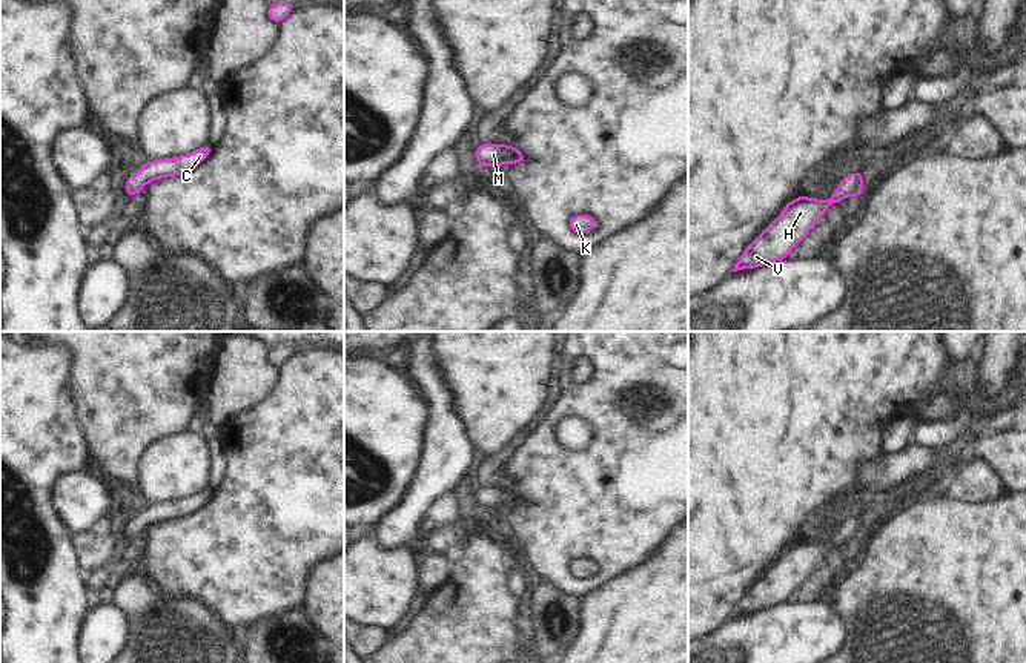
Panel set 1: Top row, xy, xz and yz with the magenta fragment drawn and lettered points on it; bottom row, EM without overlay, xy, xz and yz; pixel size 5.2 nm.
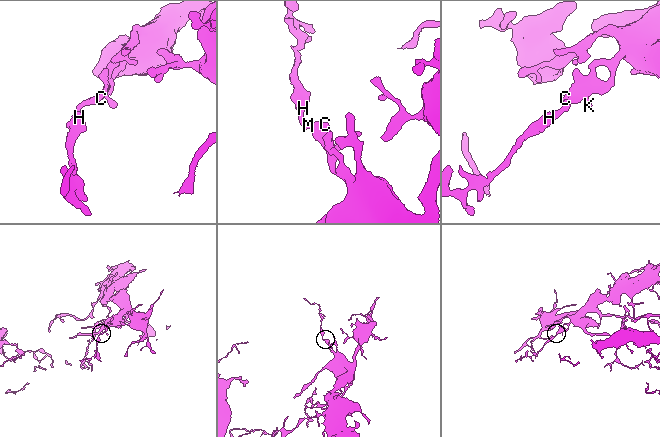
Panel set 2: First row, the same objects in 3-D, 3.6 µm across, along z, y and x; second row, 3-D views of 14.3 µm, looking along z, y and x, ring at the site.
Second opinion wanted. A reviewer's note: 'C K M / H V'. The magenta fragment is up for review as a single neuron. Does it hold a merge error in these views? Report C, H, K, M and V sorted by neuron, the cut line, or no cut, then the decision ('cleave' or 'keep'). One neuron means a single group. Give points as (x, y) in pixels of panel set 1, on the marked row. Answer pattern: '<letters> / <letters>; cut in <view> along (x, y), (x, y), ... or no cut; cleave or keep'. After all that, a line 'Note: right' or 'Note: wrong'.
C H K M V; no cut; keep
Note: wrong

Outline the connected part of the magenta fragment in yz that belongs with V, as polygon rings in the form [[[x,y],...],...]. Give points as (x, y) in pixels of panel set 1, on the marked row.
[[[860,172],[846,175],[829,201],[803,195],[789,201],[782,213],[745,249],[733,272],[786,259],[789,252],[814,229],[816,221],[826,213],[832,203],[842,204],[846,195],[859,198],[863,193],[865,187],[860,183],[865,178],[868,176]]]

